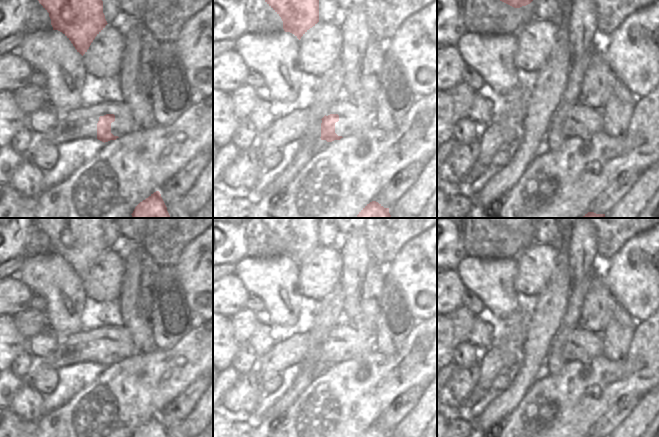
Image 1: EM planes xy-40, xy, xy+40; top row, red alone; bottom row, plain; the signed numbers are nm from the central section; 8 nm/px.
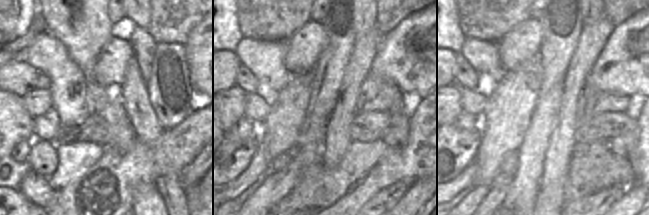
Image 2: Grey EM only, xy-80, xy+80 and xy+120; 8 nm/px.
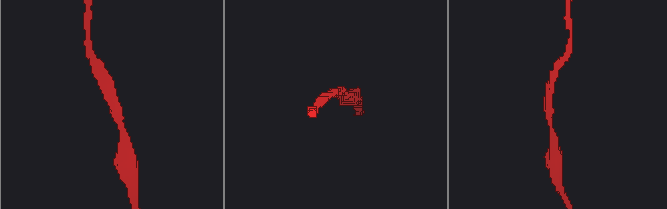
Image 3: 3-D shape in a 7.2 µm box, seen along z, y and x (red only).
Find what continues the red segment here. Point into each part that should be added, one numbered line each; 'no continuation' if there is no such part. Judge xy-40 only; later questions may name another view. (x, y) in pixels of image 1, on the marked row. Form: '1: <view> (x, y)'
no continuation

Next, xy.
no continuation

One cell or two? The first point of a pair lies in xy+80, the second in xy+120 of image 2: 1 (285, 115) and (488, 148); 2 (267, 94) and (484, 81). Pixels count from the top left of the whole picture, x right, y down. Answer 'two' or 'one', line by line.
1: one
2: one

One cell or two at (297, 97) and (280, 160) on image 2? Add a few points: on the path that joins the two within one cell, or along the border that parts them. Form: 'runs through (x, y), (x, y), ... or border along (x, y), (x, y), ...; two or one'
border along (288, 151), (276, 155), (270, 161); two

